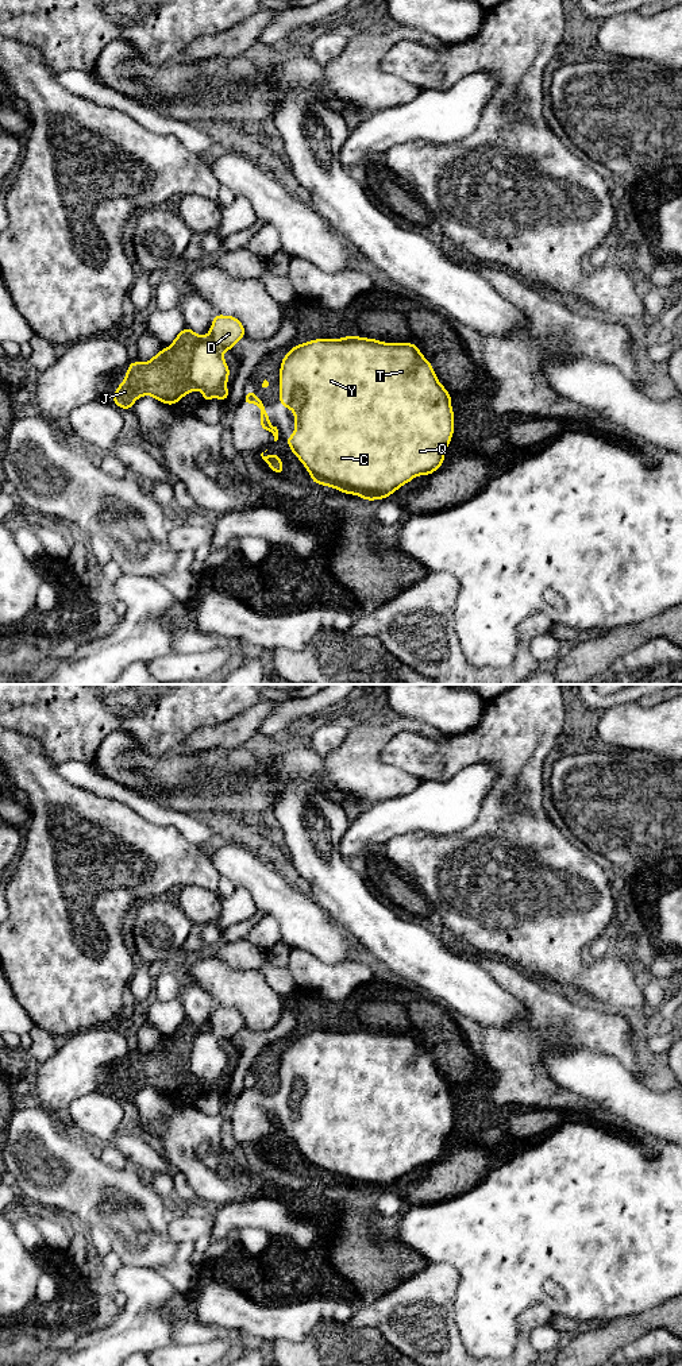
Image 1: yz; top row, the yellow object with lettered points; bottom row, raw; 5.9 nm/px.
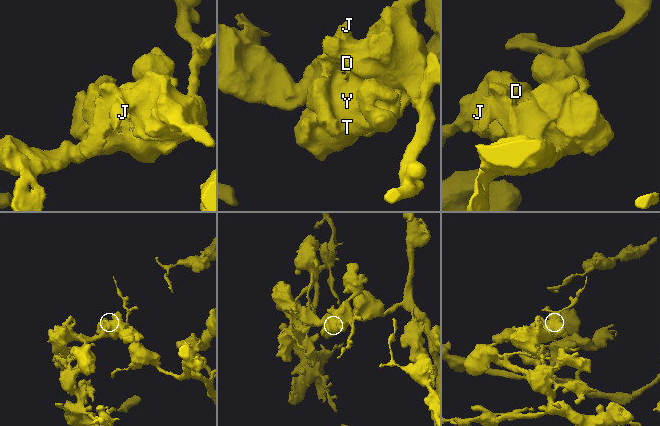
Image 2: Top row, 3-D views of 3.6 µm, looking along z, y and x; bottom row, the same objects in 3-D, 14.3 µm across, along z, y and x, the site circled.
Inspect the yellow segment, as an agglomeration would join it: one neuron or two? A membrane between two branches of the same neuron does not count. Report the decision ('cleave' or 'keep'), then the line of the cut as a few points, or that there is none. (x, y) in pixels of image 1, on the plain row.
cleave | yz (205, 1029), (196, 1038), (188, 1053), (189, 1069), (195, 1077)

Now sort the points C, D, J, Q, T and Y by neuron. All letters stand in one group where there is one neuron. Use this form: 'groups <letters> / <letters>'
groups C D Q T Y / J

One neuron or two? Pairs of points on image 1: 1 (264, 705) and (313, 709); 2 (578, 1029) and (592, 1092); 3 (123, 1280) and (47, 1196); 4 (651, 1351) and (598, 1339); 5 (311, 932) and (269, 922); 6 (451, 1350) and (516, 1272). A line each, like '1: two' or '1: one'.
1: two
2: two
3: two
4: two
5: two
6: two

